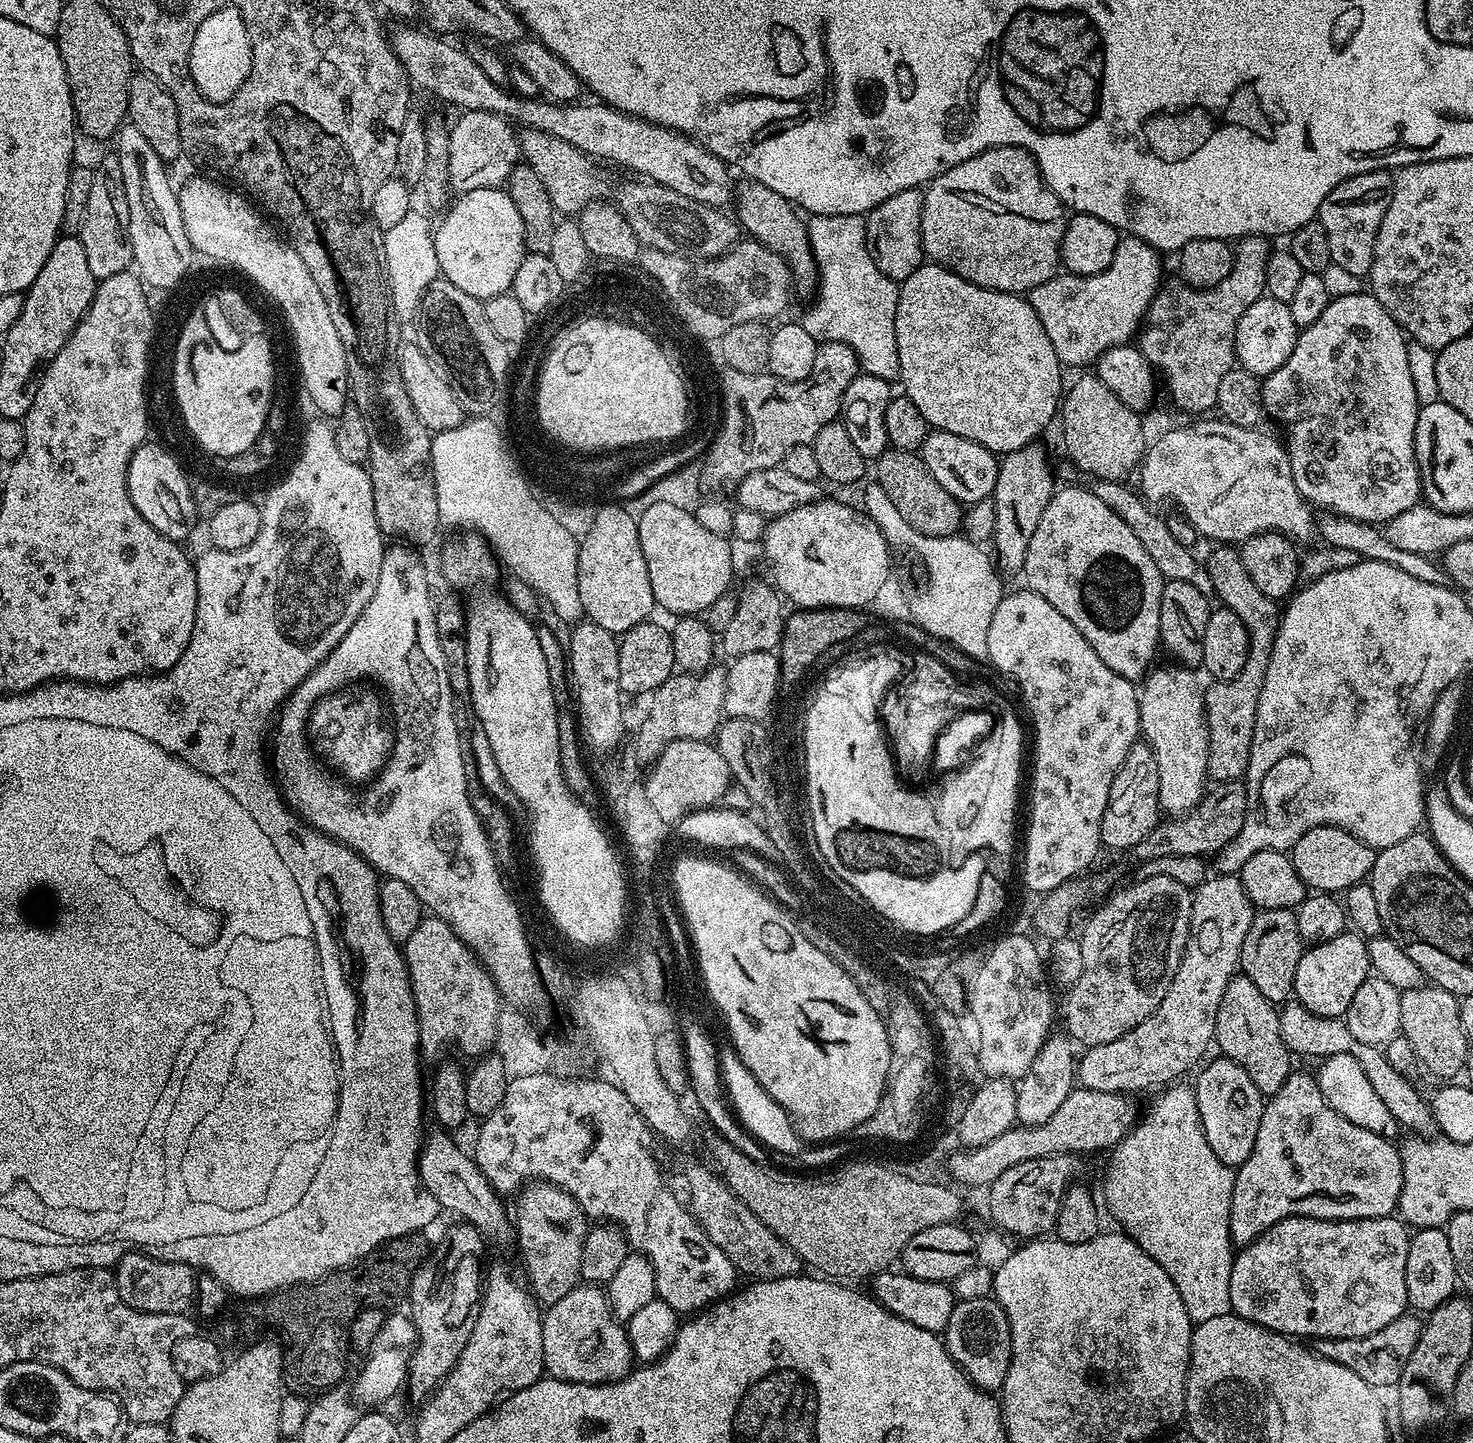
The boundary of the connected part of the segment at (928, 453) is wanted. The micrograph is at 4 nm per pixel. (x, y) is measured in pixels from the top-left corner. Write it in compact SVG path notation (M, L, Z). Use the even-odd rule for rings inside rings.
M932 430L918 454L938 482L938 486L942 486L942 490L950 490L950 494L959 500L961 505L967 506L989 499L998 482L1000 460L997 453L986 450L986 446L978 442L970 442L970 438L958 438L958 434Z

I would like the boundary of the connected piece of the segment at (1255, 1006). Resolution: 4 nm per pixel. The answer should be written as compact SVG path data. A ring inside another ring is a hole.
M1242 974L1233 976L1226 986L1226 992L1222 994L1216 1018L1214 1044L1217 1049L1220 1047L1219 1055L1223 1059L1238 1062L1238 1066L1242 1066L1242 1070L1246 1070L1246 1074L1250 1074L1254 1086L1258 1086L1258 1090L1265 1098L1282 1090L1282 1082L1286 1082L1286 1078L1294 1070L1293 1053L1289 1052L1286 1042L1280 1034L1280 1013L1277 1005L1271 1004L1258 991L1258 986L1254 986L1254 982L1250 982L1250 978L1246 978Z

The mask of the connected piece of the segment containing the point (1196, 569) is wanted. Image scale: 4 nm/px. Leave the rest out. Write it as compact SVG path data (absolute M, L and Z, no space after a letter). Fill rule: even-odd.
M1096 477L1089 481L1088 487L1092 494L1097 495L1106 506L1109 506L1110 510L1113 510L1114 514L1118 514L1126 522L1126 526L1129 526L1130 530L1137 535L1138 542L1145 547L1146 554L1153 559L1154 566L1158 567L1165 581L1188 582L1203 596L1210 598L1215 595L1207 567L1201 561L1199 563L1196 560L1194 556L1196 554L1191 549L1181 546L1175 541L1174 534L1170 532L1167 521L1162 516L1160 518L1154 512L1156 510L1152 509L1137 491L1133 489L1131 491L1121 481L1098 479Z

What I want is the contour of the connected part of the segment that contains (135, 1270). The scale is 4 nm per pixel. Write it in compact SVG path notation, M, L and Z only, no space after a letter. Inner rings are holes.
M128 1252L114 1266L118 1296L126 1306L150 1314L184 1314L196 1303L197 1269L189 1264L148 1256L143 1252Z

